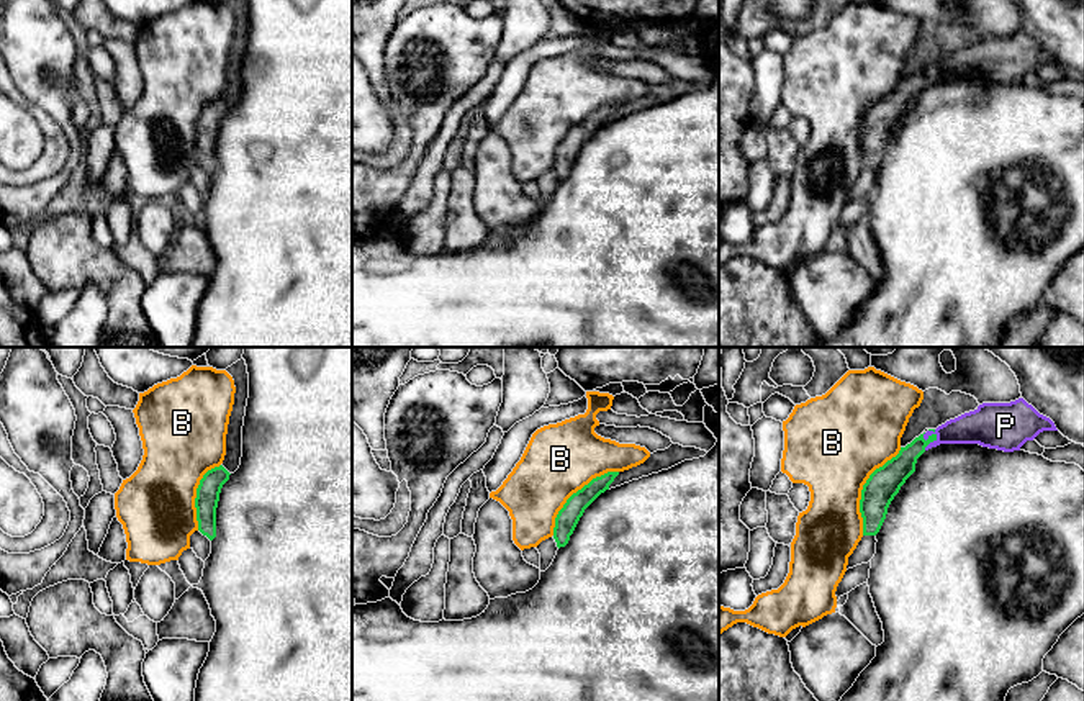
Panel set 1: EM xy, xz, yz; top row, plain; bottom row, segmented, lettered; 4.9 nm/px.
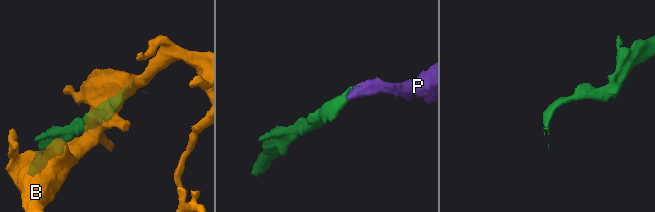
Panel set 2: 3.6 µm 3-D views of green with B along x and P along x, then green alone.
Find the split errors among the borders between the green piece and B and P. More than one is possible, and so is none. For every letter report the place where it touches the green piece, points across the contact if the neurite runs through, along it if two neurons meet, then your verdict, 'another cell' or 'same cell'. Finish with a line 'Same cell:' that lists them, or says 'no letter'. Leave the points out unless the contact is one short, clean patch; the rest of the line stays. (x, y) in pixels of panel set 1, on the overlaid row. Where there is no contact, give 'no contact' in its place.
B: meets green in yz at (863, 488); another cell
P: meets green in yz at (934, 439); runs through yz (894, 472), (922, 443), (934, 439), (947, 433), (983, 426); same cell
Same cell: P

